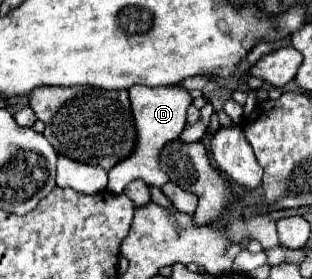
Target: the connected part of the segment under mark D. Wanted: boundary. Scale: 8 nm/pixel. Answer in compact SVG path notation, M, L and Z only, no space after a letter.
M173 85L173 87L161 87L161 89L141 89L141 87L131 87L129 89L129 99L131 99L131 109L133 109L133 117L135 117L135 127L137 127L137 149L133 151L131 157L127 157L125 161L119 161L117 167L113 167L109 171L109 193L119 195L123 193L125 185L135 181L135 179L143 179L147 185L153 187L163 187L169 177L165 171L161 171L159 167L159 151L163 149L165 143L175 141L183 127L185 127L185 115L187 115L187 107L193 103L189 91L181 85Z

